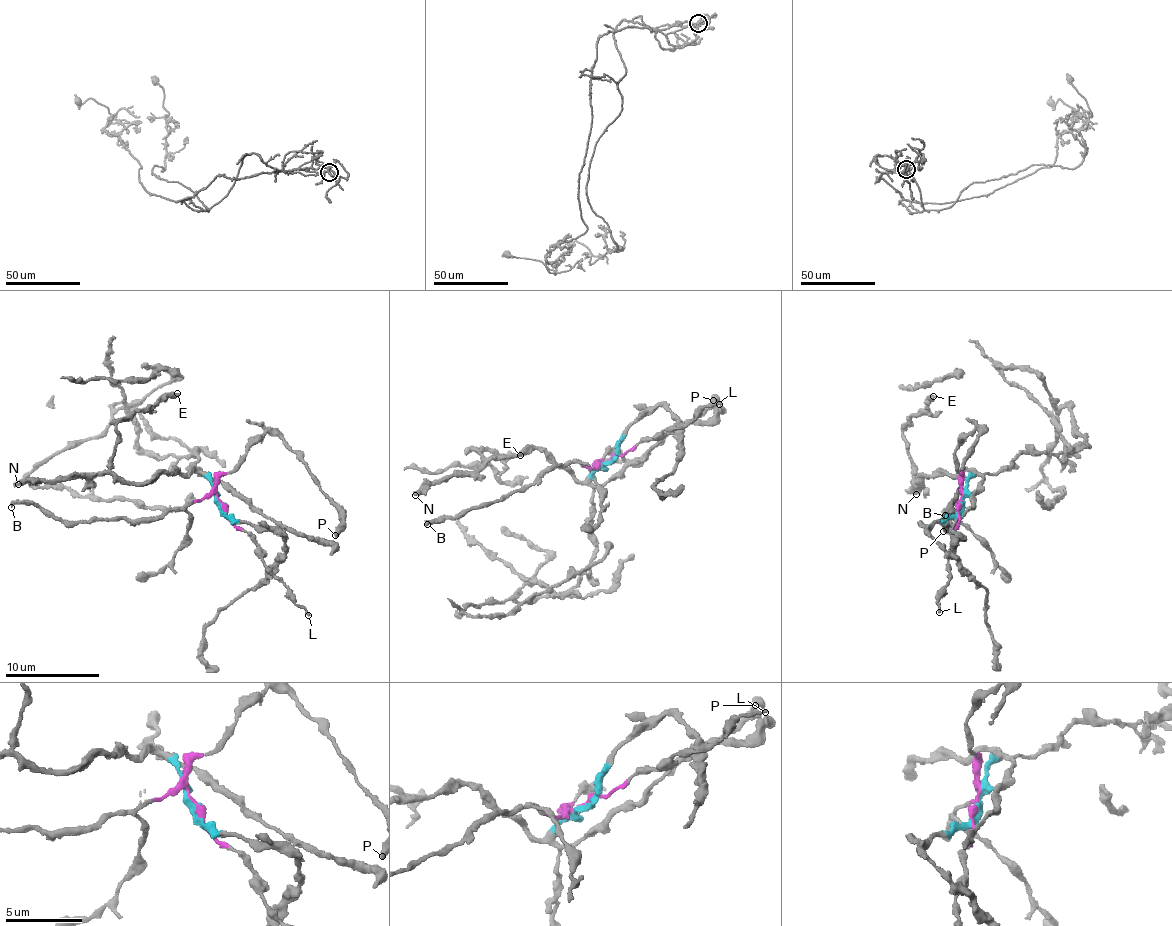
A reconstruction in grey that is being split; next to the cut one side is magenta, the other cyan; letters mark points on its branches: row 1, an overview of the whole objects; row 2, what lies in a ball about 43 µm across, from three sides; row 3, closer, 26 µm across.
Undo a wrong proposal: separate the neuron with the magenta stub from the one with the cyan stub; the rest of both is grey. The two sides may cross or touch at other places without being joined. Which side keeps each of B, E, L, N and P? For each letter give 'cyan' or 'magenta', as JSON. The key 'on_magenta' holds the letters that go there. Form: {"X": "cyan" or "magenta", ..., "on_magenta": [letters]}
{"B": "magenta", "E": "cyan", "L": "magenta", "N": "cyan", "P": "magenta", "on_magenta": ["B", "L", "P"]}

